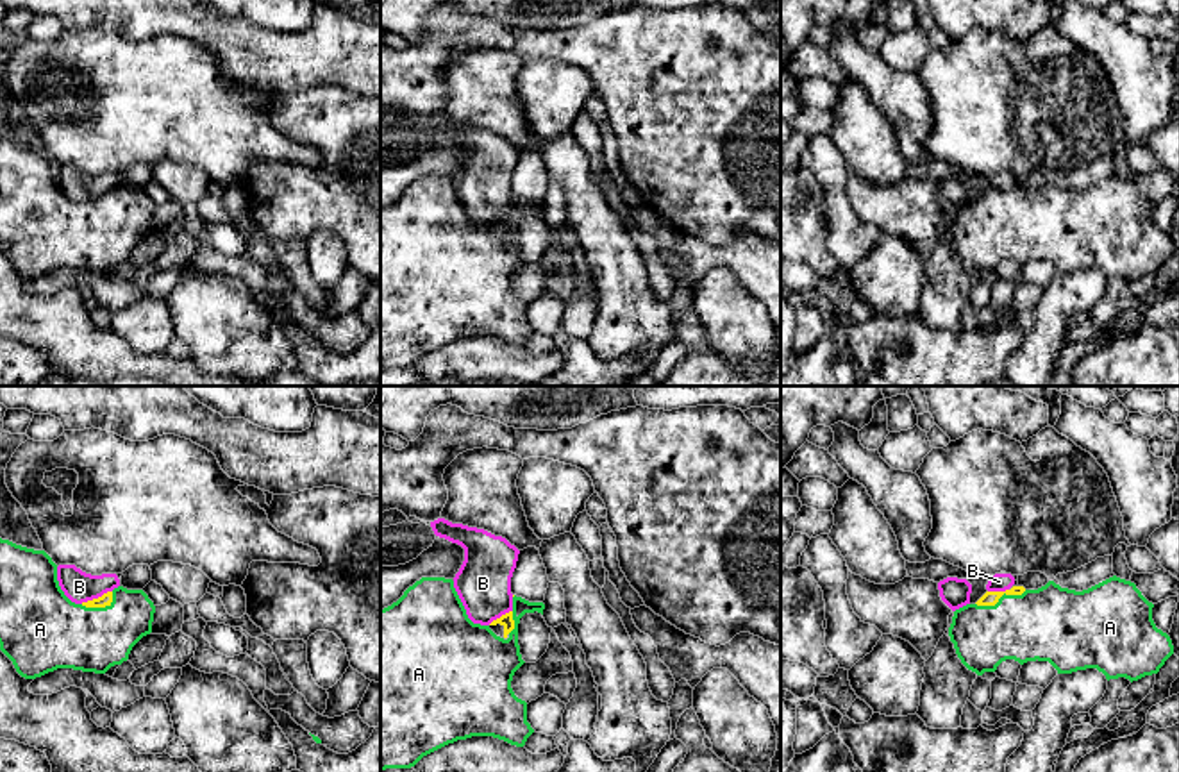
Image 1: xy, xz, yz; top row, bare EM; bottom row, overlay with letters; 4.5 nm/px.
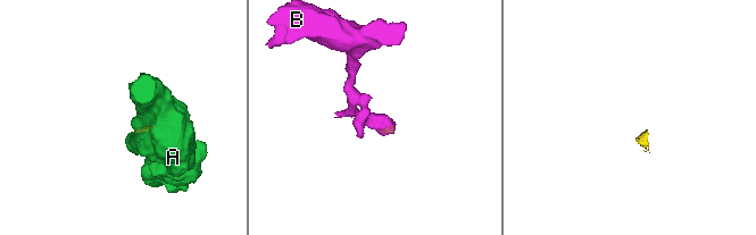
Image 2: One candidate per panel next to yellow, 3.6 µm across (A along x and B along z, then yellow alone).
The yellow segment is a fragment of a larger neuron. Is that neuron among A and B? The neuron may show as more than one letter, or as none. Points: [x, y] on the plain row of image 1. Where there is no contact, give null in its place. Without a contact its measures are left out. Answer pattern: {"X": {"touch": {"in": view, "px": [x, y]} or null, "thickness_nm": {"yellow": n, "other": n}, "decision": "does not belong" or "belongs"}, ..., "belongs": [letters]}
{"A": {"touch": {"in": "yz", "px": [1001, 195]}, "thickness_nm": {"yellow": 60, "other": 340}, "decision": "belongs"}, "B": {"touch": {"in": "xy", "px": [95, 199]}, "thickness_nm": {"yellow": 60, "other": 140}, "decision": "does not belong"}, "belongs": ["A"]}

